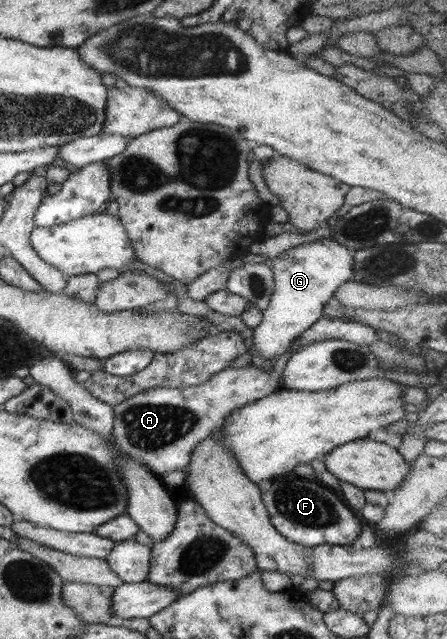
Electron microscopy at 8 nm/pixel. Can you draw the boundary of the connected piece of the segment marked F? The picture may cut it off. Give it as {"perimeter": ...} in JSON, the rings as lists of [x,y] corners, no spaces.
{"perimeter":[[[289,479],[285,483],[270,481],[265,486],[265,493],[263,488],[262,500],[275,529],[287,539],[308,548],[323,544],[351,546],[361,534],[364,520],[336,491],[314,479]]]}

